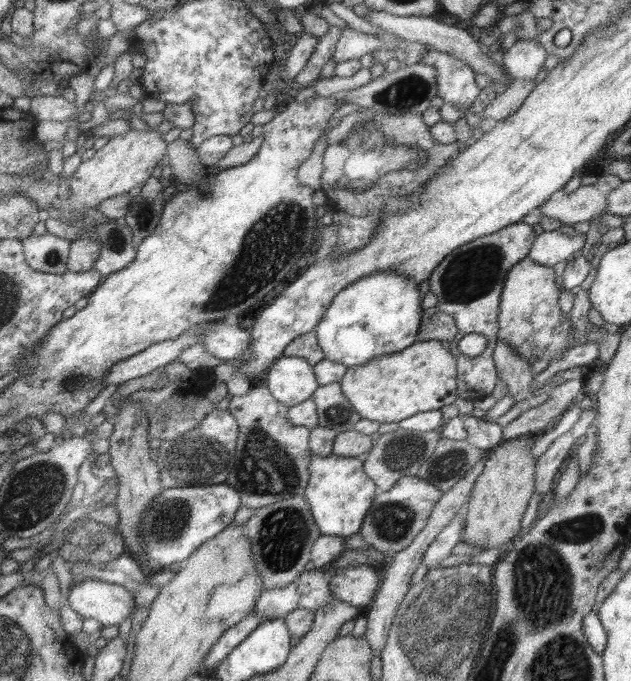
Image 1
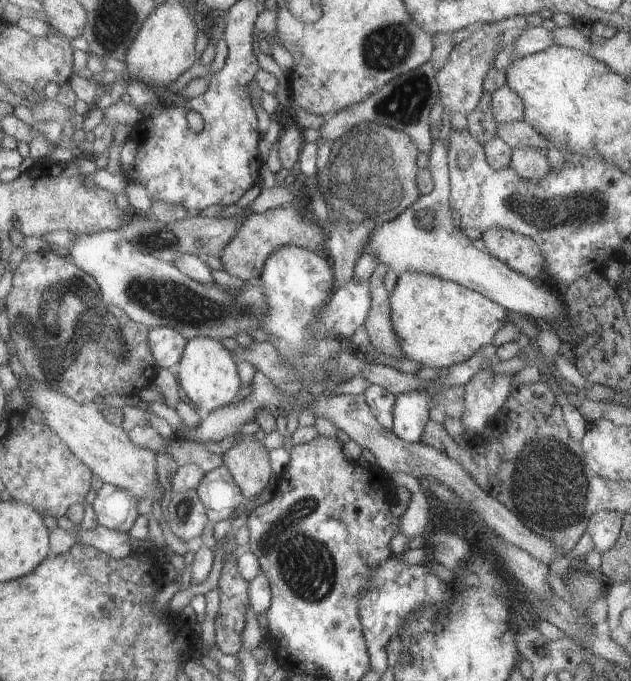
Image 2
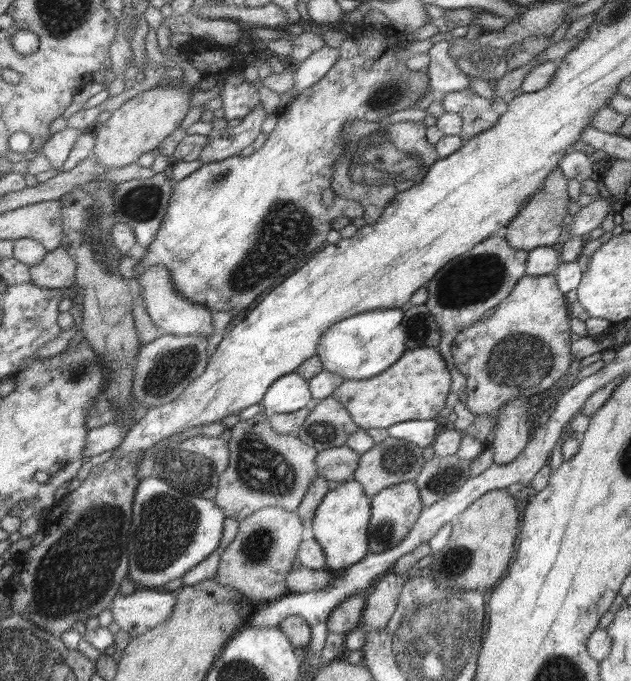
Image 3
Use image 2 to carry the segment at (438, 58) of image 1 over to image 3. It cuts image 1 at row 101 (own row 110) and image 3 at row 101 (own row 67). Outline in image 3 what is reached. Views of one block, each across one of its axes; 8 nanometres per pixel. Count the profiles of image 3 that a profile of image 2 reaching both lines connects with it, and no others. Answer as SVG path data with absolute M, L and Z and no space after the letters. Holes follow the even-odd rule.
M469 88L449 92L442 99L445 112L457 114L462 121L458 136L465 145L473 136L488 130L499 119L499 112Z

